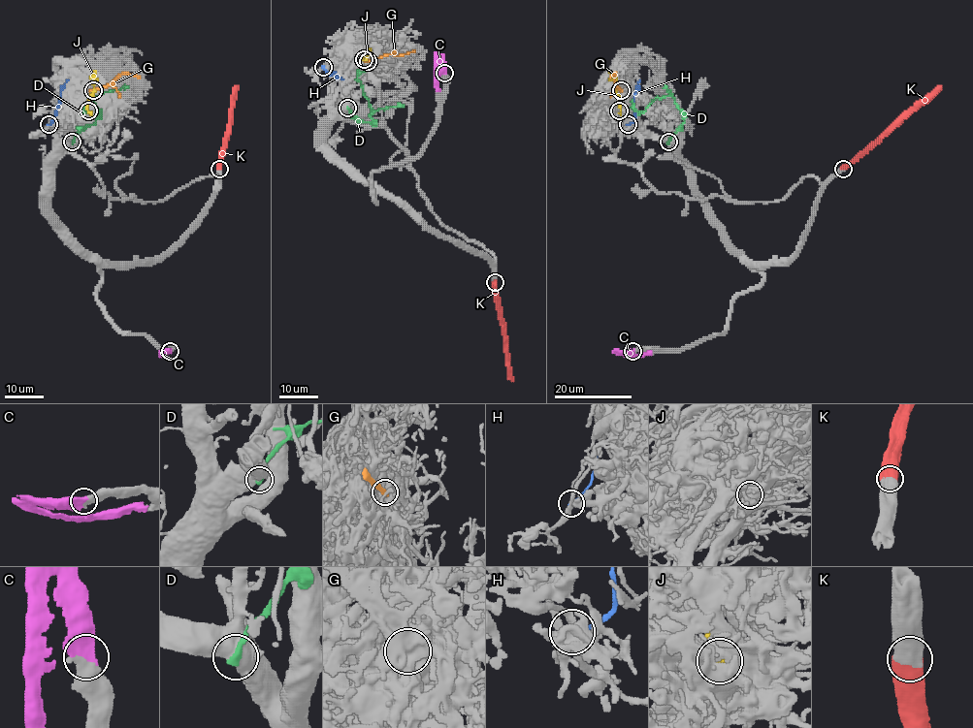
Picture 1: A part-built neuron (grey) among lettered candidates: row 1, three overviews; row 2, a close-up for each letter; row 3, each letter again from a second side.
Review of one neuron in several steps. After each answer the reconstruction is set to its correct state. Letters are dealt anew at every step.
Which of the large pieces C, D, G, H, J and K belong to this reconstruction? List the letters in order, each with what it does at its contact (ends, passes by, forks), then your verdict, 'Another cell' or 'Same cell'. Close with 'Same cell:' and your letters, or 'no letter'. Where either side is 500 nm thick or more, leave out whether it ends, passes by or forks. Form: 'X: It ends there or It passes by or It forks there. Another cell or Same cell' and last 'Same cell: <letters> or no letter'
C: Same cell
D: Another cell
G: It ends there. Another cell
H: It ends there. Another cell
J: It ends there. Another cell
K: Same cell
Same cell: C, K

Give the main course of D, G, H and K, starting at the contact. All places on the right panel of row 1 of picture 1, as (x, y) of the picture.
D: (668, 142), (683, 122), (682, 111), (674, 99), (671, 96), (656, 98), (639, 111), (631, 101)
G: (622, 90), (615, 81), (615, 74), (610, 79)
H: (628, 124), (634, 120), (634, 96), (640, 80)
K: (843, 169), (862, 157), (942, 86)

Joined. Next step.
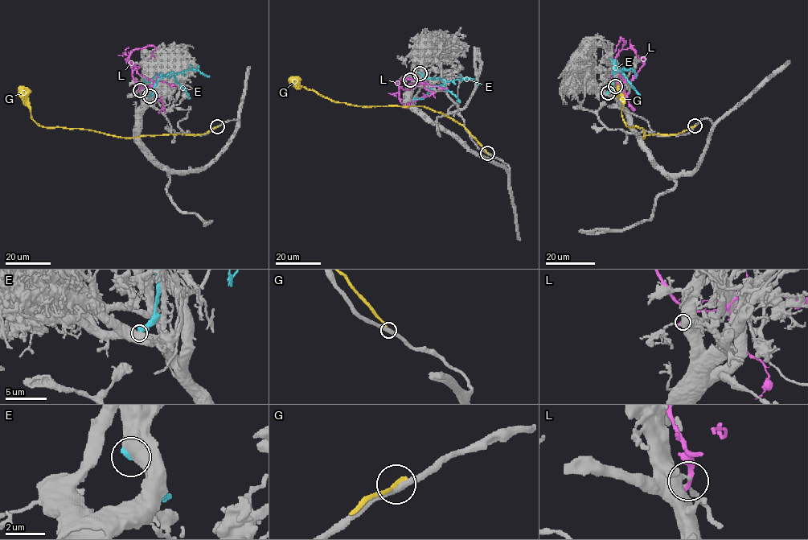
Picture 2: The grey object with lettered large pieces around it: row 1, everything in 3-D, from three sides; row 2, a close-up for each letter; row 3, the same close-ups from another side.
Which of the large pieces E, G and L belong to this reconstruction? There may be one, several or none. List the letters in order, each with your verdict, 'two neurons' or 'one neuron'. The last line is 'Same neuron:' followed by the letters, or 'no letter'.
E: two neurons
G: two neurons
L: two neurons
Same neuron: no letter

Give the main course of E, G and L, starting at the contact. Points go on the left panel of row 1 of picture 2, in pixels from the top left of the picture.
E: (149, 96), (160, 79), (174, 73), (170, 76), (157, 73), (146, 83), (144, 78)
G: (217, 126), (204, 133), (131, 138), (77, 128), (44, 127), (31, 117), (20, 86)
L: (139, 90), (140, 86), (132, 75), (129, 55), (129, 63), (134, 64), (138, 73), (153, 81), (152, 89)

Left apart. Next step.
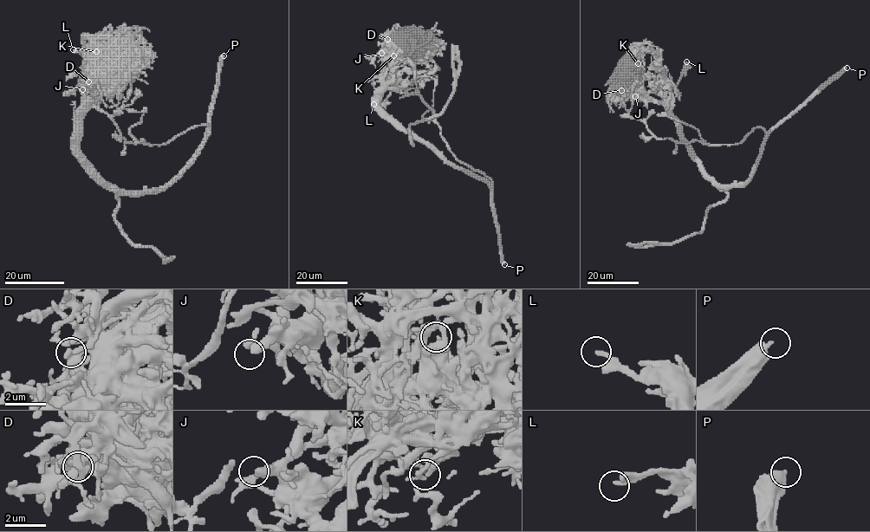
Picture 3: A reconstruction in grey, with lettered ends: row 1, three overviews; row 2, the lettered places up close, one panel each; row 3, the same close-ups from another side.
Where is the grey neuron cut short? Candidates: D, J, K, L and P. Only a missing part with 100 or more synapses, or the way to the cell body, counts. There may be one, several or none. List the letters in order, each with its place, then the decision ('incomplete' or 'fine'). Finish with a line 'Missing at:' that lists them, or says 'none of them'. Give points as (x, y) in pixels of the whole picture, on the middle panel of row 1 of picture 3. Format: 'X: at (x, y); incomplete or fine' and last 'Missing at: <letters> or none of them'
D: at (387, 39); fine
J: at (381, 53); fine
K: at (393, 55); fine
L: at (373, 104); fine
P: at (504, 264); incomplete
Missing at: P

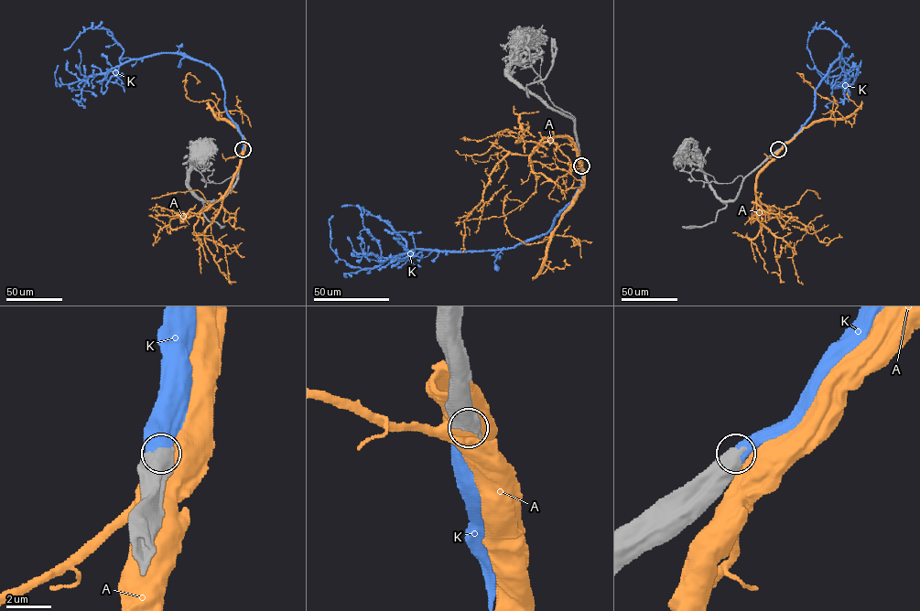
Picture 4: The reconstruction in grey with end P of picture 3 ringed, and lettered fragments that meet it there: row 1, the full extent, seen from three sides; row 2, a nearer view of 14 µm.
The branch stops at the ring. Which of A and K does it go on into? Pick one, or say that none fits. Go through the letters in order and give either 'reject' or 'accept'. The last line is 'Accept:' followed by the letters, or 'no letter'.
A: reject
K: accept
Accept: K

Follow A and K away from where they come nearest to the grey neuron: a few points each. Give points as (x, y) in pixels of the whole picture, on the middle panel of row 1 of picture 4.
A: (581, 166), (567, 137), (553, 137), (530, 155), (508, 153), (464, 220), (462, 251)
K: (581, 166), (580, 187), (553, 226), (506, 249), (415, 249), (372, 268), (352, 267), (330, 246), (332, 215)

